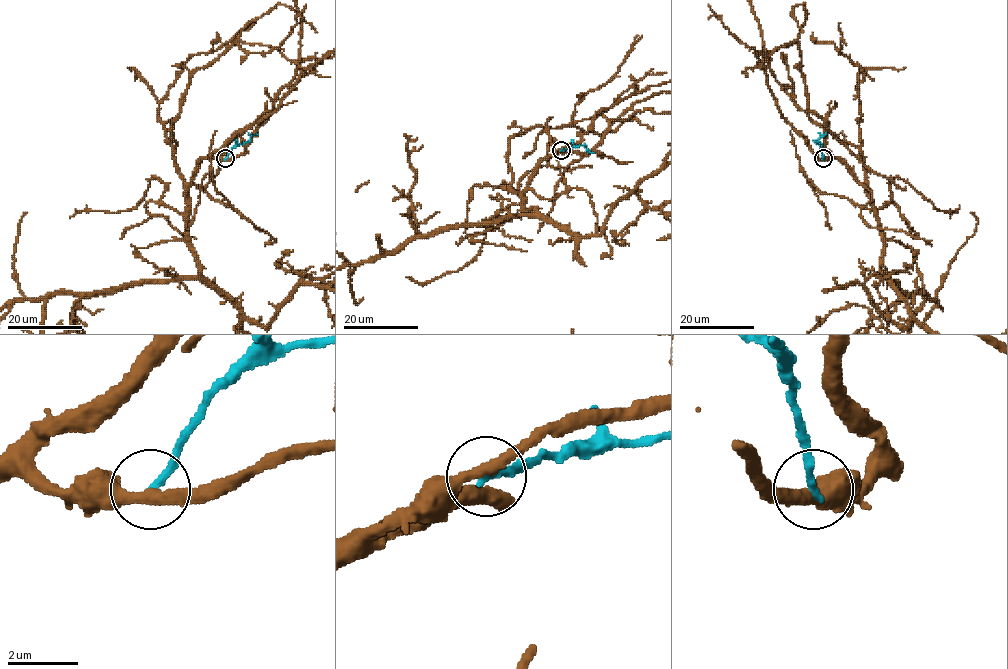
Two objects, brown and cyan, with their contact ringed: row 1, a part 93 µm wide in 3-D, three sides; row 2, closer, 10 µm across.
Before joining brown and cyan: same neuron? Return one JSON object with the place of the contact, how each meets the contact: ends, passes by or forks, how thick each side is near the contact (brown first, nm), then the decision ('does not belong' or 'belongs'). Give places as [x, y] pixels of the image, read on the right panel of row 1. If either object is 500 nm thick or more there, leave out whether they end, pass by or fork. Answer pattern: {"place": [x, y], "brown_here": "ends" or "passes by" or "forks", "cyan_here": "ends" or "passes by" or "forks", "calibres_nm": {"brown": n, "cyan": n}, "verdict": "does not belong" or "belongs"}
{"place": [823, 158], "brown_here": "passes by", "cyan_here": "ends", "calibres_nm": {"brown": 320, "cyan": 240}, "verdict": "does not belong"}

